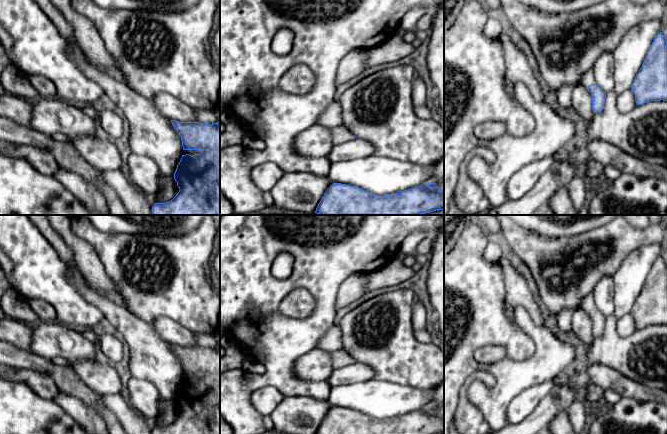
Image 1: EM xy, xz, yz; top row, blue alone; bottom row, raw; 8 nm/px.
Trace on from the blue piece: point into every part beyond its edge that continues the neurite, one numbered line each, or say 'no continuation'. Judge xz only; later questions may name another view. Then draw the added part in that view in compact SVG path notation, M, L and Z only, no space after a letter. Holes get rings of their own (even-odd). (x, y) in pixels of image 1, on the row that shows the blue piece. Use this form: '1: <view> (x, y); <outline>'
1: xz (340, 134); M342 125L332 129L331 137L333 145L338 145L345 141L352 140L353 134L345 126Z

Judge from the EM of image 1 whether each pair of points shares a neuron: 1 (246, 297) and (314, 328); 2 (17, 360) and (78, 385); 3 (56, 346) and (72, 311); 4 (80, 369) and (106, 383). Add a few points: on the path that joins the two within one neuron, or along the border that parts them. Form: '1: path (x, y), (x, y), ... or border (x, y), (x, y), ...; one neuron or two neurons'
1: path (264, 309), (272, 309), (288, 328), (296, 328); one neuron
2: path (32, 361), (48, 367), (63, 376); one neuron
3: border (57, 320), (80, 331); two neurons
4: path (86, 369), (100, 377); one neuron

